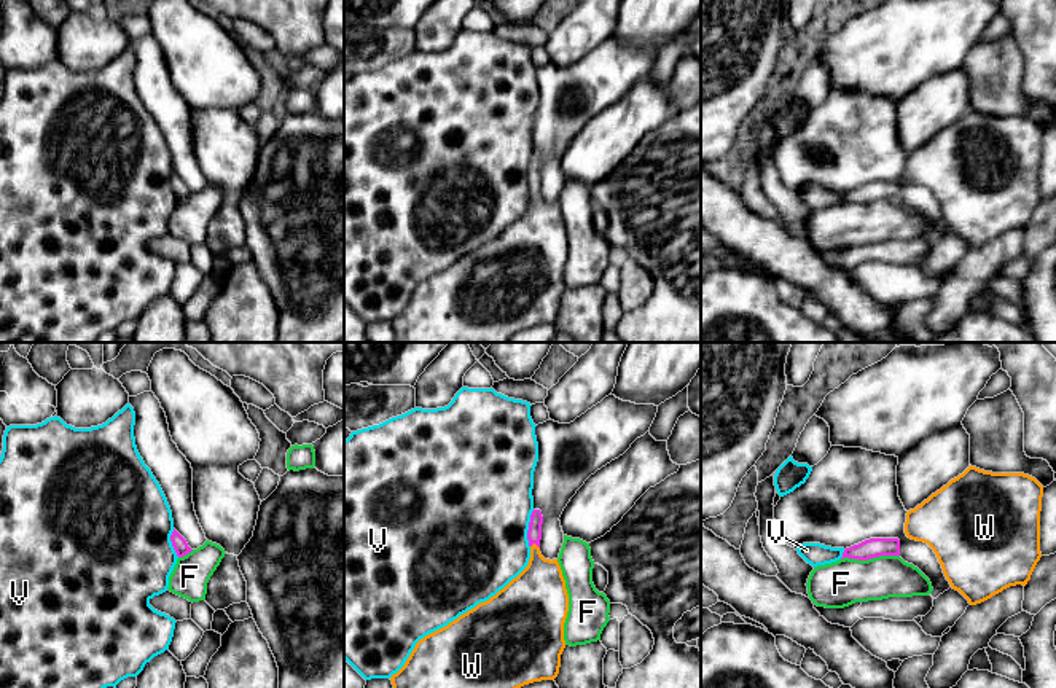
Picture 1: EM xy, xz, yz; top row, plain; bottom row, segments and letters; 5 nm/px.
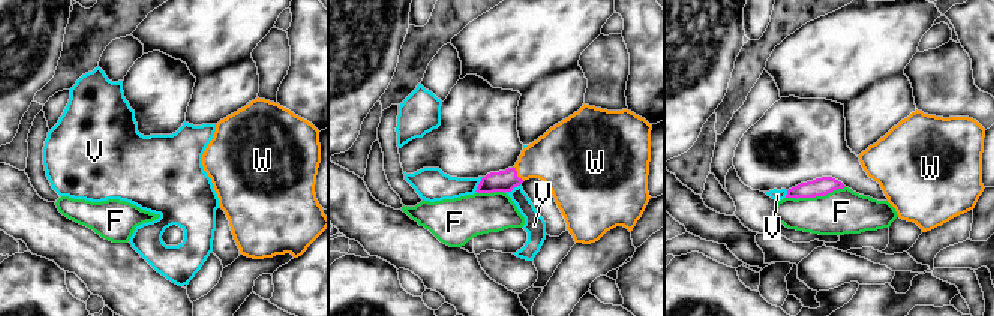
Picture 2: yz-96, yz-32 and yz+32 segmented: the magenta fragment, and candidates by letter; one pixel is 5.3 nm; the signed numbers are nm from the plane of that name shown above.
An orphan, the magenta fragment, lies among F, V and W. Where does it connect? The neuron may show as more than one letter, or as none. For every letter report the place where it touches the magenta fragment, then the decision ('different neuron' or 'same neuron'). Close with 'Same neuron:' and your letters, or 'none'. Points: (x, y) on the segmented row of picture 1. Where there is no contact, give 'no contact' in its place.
F: contact yz (870, 558); different neuron
V: contact xz (529, 529); different neuron
W: contact xz (535, 543); same neuron
Same neuron: W

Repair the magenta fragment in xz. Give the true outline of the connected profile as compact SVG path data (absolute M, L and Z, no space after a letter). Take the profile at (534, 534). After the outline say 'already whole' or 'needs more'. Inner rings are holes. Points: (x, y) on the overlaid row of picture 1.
M534 510L527 567L489 600L420 639L405 666L390 677L393 688L521 688L557 677L569 594L557 559L545 559L540 553L542 524L542 511Z; needs more

